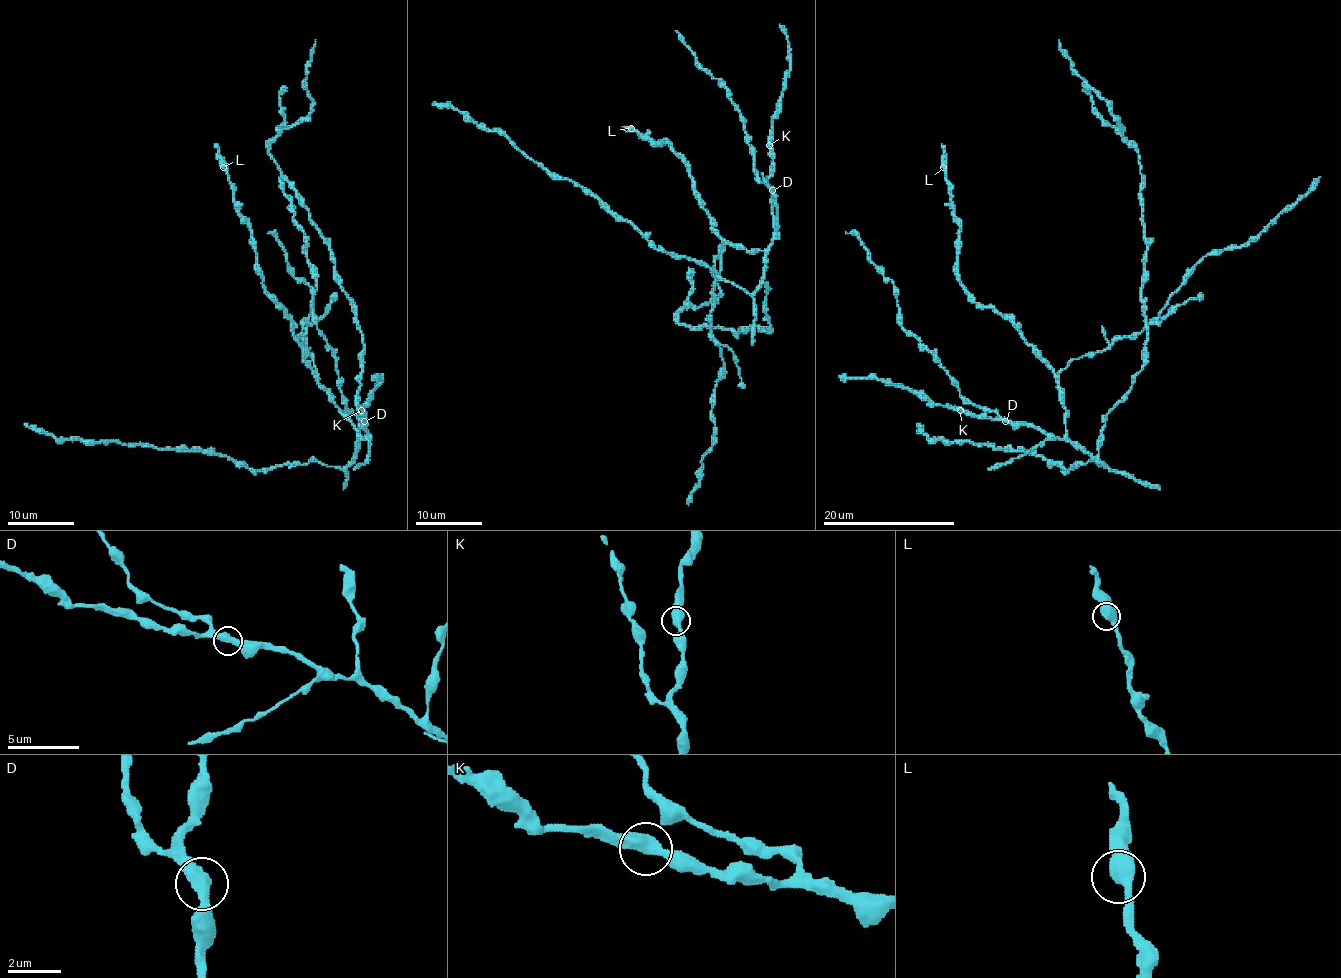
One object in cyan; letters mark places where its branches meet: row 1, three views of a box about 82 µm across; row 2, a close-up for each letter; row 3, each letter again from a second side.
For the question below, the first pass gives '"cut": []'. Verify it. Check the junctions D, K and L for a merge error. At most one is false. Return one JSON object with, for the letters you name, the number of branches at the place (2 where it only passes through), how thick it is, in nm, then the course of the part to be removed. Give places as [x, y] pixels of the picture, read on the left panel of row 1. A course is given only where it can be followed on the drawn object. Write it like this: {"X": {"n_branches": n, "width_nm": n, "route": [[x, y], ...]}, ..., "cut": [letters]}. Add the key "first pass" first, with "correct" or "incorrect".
{"first pass": "correct", "cut": []}

